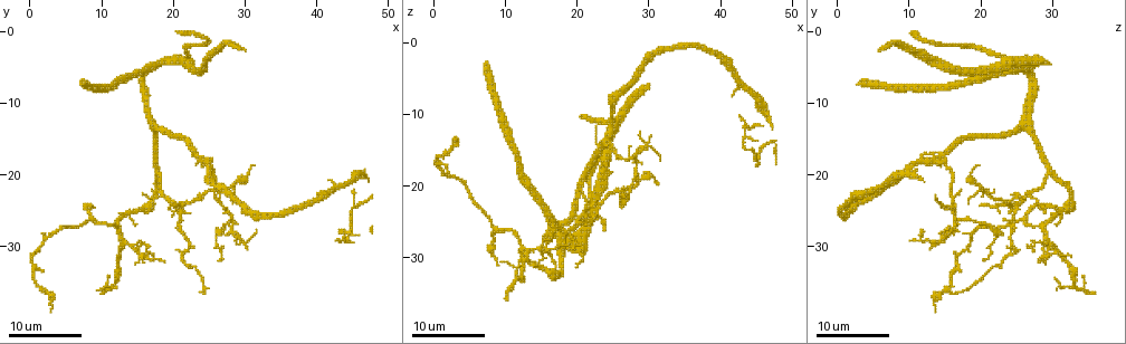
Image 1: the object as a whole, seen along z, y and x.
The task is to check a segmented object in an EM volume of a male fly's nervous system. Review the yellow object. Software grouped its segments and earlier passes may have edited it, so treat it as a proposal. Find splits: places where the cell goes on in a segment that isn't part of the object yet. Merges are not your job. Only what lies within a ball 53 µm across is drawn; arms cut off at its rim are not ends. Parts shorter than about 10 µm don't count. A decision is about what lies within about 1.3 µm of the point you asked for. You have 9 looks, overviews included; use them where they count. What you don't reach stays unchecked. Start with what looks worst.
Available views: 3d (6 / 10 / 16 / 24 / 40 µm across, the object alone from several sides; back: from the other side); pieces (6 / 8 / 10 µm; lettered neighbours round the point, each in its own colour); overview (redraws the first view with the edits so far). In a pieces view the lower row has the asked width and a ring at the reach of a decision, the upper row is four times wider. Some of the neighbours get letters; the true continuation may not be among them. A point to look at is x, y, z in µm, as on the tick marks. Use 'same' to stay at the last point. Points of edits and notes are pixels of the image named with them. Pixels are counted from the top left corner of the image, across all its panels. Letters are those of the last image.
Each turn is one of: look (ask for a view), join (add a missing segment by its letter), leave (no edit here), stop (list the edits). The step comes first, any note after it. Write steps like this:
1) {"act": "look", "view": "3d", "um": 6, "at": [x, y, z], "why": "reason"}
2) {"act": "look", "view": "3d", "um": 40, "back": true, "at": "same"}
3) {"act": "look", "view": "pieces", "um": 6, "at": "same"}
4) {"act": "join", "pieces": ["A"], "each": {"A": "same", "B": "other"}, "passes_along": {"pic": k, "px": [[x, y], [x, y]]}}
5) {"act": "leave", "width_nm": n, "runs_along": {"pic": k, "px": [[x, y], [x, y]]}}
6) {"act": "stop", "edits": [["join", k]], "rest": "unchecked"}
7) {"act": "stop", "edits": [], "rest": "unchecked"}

{"act": "look", "view": "3d", "um": 16, "at": [24.0, 23.0, 26.0]}

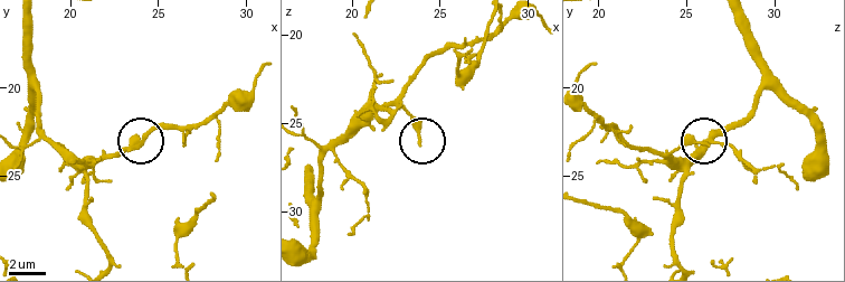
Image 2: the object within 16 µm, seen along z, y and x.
{"act": "look", "view": "pieces", "um": 6, "at": [23.9, 23.1, 26.2]}

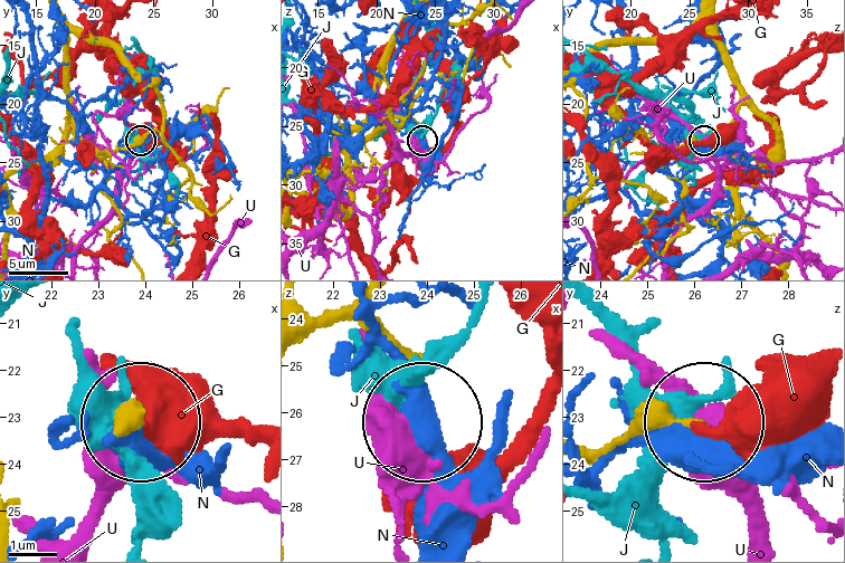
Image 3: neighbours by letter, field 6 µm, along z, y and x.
{"act": "leave", "each": {"G": "other", "J": "other", "N": "other", "U": "other"}, "runs_along": {"pic": 3, "px": [[601, 455], [645, 427], [702, 419]]}, "found": "no lettered segment goes on from it"}

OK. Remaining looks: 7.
{"act": "look", "view": "3d", "um": 24, "at": [24.5, 37.0, 16.0], "why": "end of a long branch"}

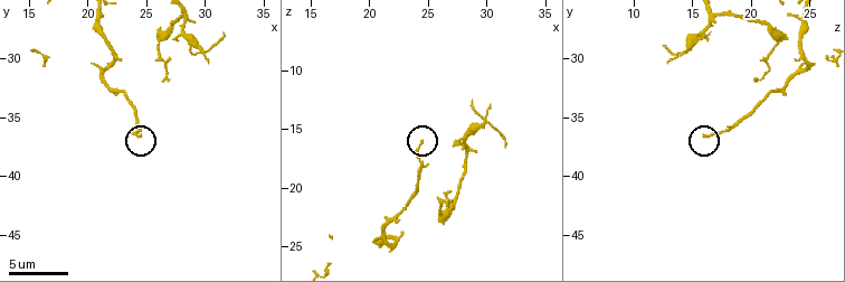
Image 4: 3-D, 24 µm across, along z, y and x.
{"act": "look", "view": "pieces", "um": 10, "at": [24.4, 36.8, 16.0]}

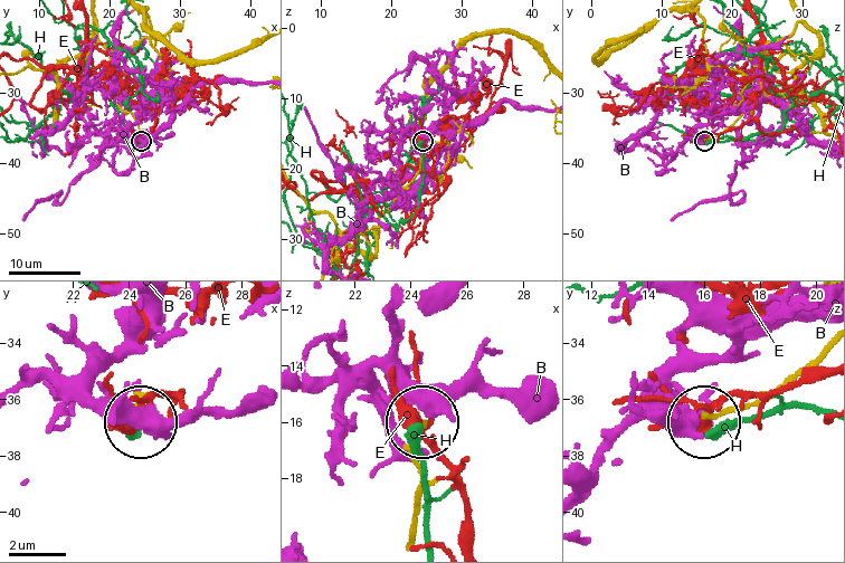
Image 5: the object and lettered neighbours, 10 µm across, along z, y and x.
{"act": "leave", "width_nm": 120, "each": {"B": "other", "E": "other", "H": "other"}, "found": "none of them fits"}

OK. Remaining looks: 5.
{"act": "look", "view": "pieces", "um": 6, "at": [31.6, 27.8, 16.4], "why": "tapers out"}

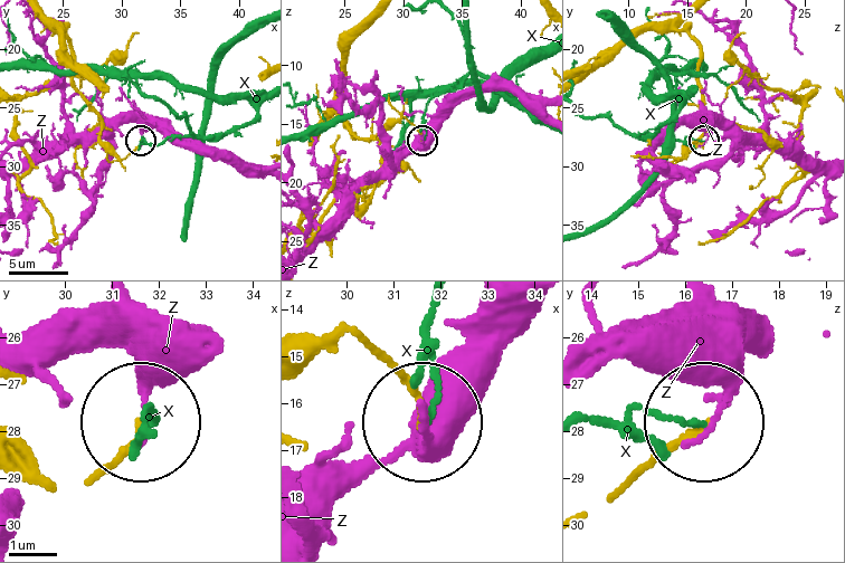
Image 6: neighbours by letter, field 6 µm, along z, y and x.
{"act": "leave", "each": {"X": "other", "Z": "other"}, "runs_along": {"pic": 6, "px": [[362, 343], [410, 391], [423, 423]]}, "found": "no lettered segment goes on from it"}

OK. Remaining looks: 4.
{"act": "look", "view": "3d", "um": 6, "at": [26.8, 31.8, 20.2], "why": "branch stops here"}

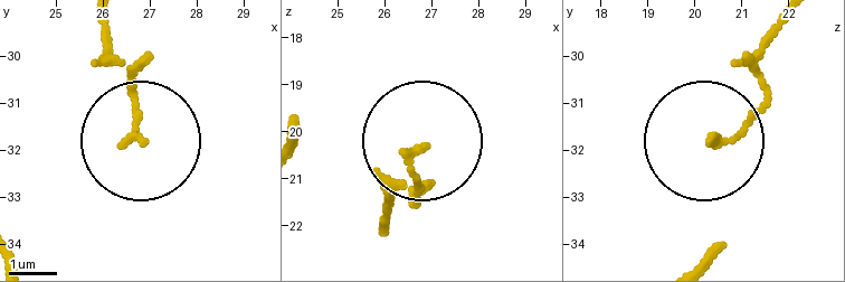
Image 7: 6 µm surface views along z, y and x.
{"act": "look", "view": "pieces", "um": 10, "at": [26.80, 31.75, 20.40]}

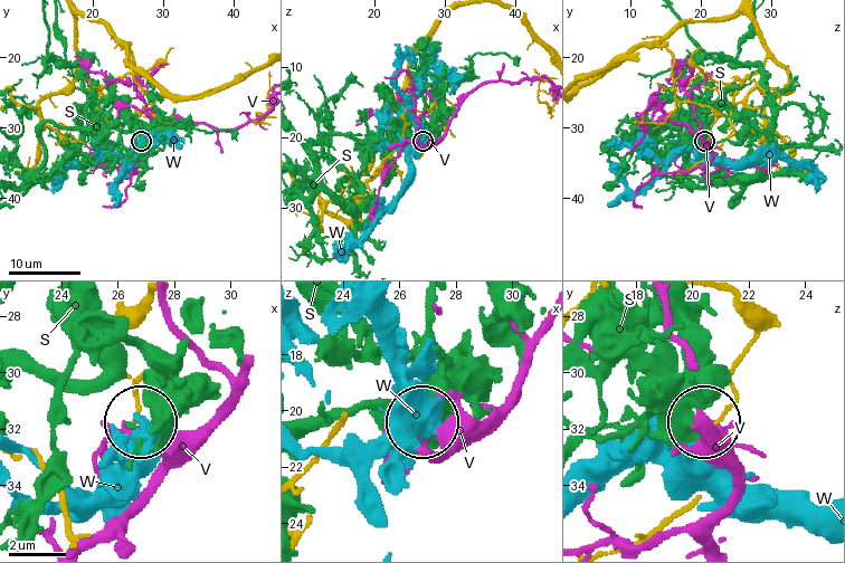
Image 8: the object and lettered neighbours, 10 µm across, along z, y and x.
{"act": "leave", "each": {"S": "other", "V": "other", "W": "other"}, "found": "none of them fits"}

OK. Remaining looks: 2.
{"act": "stop", "edits": [], "rest": "unchecked"}

